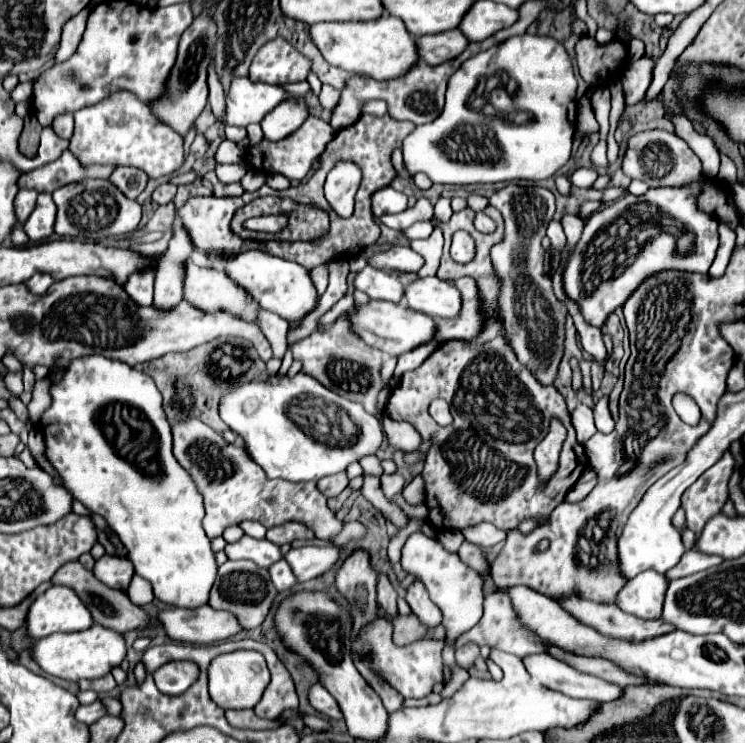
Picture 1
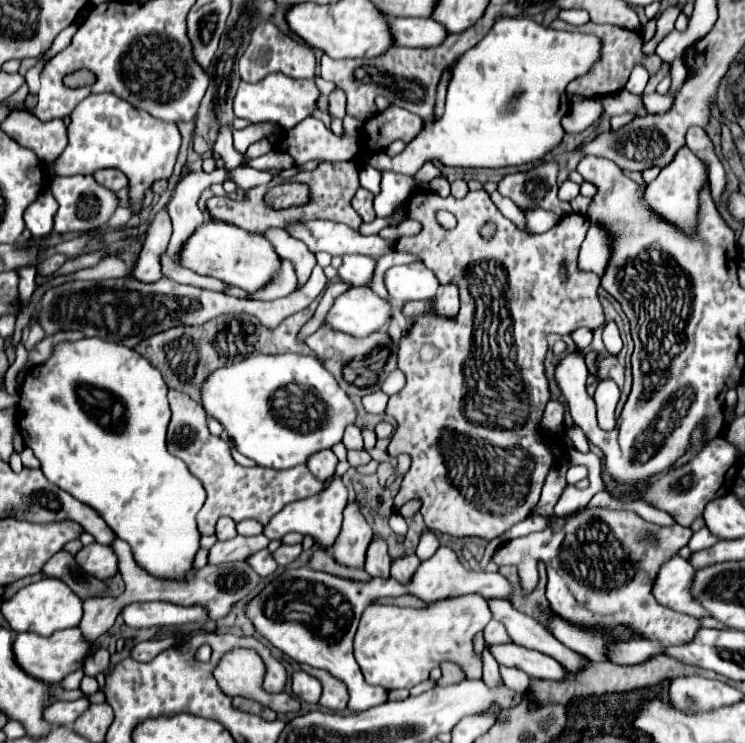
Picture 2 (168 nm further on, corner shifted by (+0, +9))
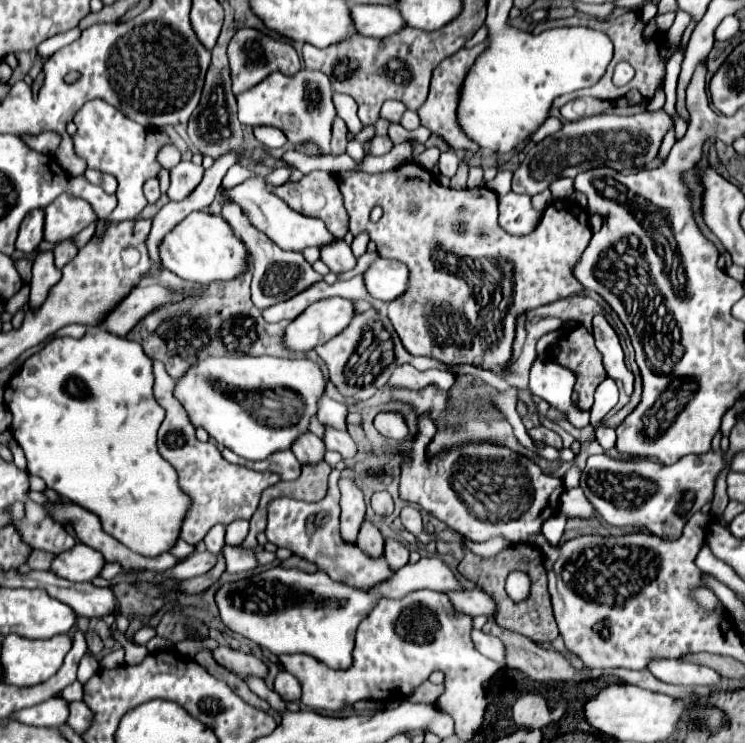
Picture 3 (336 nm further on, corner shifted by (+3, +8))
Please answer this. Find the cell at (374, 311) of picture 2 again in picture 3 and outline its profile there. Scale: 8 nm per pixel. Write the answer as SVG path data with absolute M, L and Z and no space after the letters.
M342 297L312 303L282 333L282 347L288 351L310 351L336 337L352 319L352 301Z

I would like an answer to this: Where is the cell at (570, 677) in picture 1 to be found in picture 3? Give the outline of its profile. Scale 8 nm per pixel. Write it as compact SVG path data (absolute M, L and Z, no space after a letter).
M478 629L470 631L470 637L472 637L472 641L474 641L474 647L476 647L482 655L494 659L494 661L500 663L502 667L506 665L506 651L504 651L504 645L502 645L502 641L500 641L498 637L486 635L486 633L478 631Z

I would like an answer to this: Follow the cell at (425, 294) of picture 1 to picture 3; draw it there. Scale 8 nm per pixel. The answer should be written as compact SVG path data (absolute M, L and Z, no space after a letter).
M376 257L364 273L364 285L370 297L388 303L406 291L408 267L396 259Z

